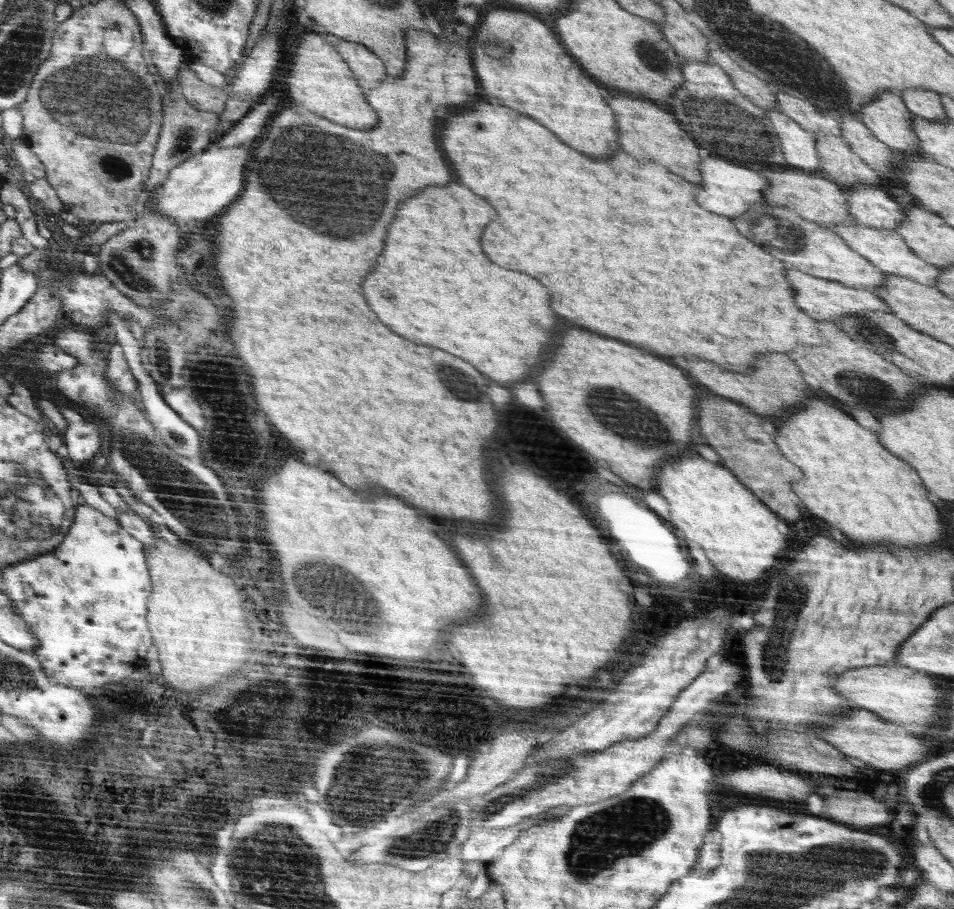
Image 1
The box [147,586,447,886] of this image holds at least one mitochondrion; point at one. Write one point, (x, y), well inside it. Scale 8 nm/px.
(350, 805)

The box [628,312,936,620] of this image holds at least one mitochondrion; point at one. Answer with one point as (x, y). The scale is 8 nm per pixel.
(857, 387)

